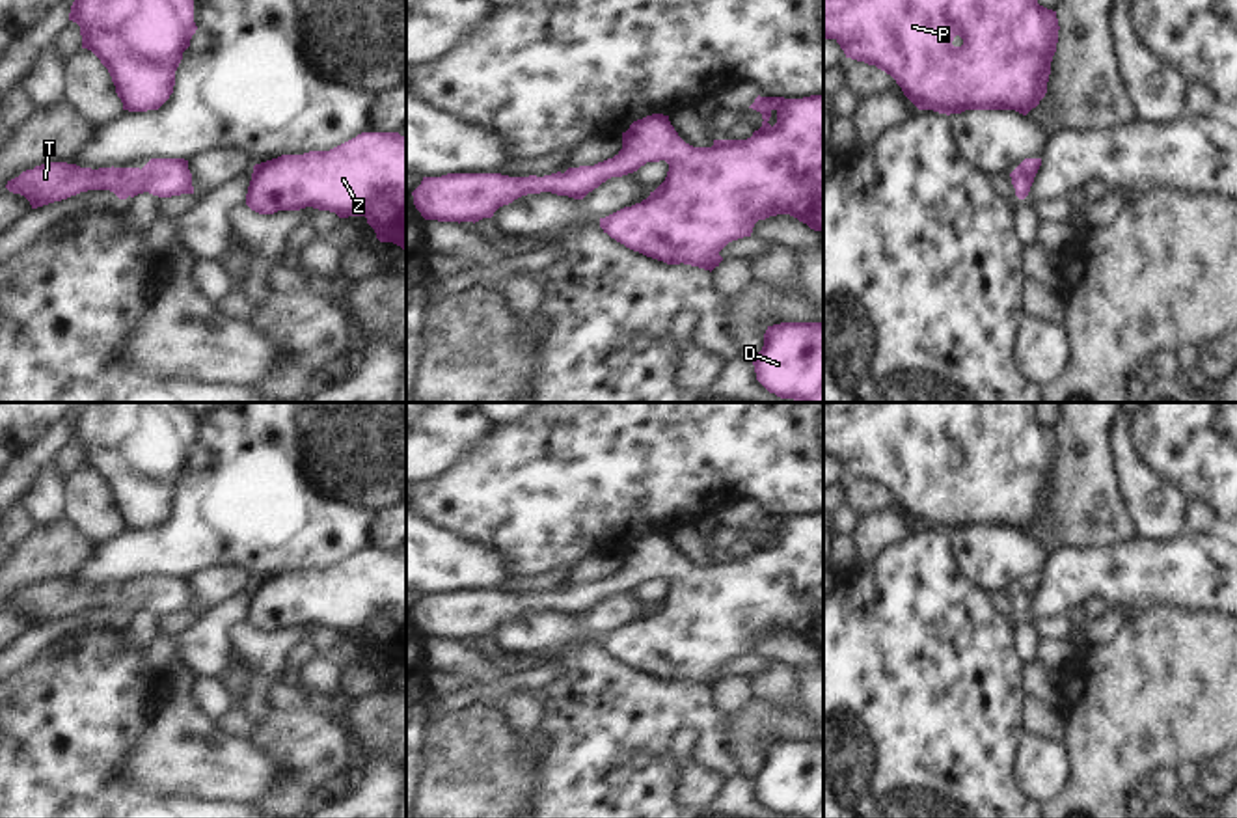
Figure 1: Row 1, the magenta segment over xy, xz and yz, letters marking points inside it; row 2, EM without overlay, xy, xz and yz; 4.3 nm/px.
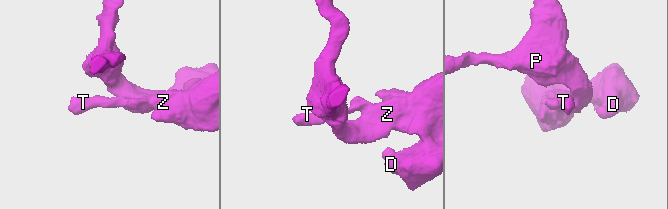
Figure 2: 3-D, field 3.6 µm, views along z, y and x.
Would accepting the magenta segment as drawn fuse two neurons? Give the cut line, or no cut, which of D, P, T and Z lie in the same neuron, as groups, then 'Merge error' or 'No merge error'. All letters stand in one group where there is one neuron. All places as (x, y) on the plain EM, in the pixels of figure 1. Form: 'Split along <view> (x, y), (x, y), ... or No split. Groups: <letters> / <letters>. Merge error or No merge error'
No split. Groups: D P T Z. No merge error

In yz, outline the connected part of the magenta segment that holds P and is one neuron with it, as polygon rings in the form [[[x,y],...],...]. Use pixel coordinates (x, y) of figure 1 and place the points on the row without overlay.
[[[823,402],[823,457],[835,457],[846,475],[876,483],[890,492],[918,527],[946,533],[965,527],[1015,527],[1026,533],[1047,511],[1058,447],[1056,429],[1038,421],[1038,402]]]

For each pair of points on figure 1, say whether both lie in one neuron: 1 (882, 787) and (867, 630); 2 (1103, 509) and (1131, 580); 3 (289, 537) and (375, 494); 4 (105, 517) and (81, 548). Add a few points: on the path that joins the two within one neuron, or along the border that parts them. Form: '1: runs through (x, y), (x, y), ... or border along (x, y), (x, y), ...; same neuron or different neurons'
1: runs through (878, 748), (878, 669); same neuron
2: border along (1137, 535), (1109, 546), (1072, 545); different neurons
3: runs through (310, 517), (323, 504), (345, 504), (354, 494); same neuron
4: border along (64, 518), (94, 543); different neurons

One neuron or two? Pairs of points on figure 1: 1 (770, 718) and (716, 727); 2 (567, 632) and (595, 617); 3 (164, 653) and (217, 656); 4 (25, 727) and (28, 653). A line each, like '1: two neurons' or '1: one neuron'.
1: two neurons
2: two neurons
3: two neurons
4: two neurons

